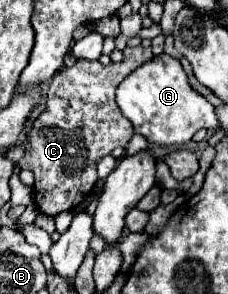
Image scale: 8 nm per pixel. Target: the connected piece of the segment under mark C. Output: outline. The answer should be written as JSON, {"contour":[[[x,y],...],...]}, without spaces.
{"contour":[[[126,46],[124,60],[102,66],[100,62],[78,60],[70,68],[62,68],[48,88],[46,110],[34,120],[30,130],[30,148],[18,162],[20,168],[34,172],[34,202],[40,212],[56,216],[80,206],[92,192],[98,174],[96,164],[116,146],[126,146],[134,136],[132,124],[120,112],[114,90],[118,84],[144,62],[154,58],[150,48]]]}

